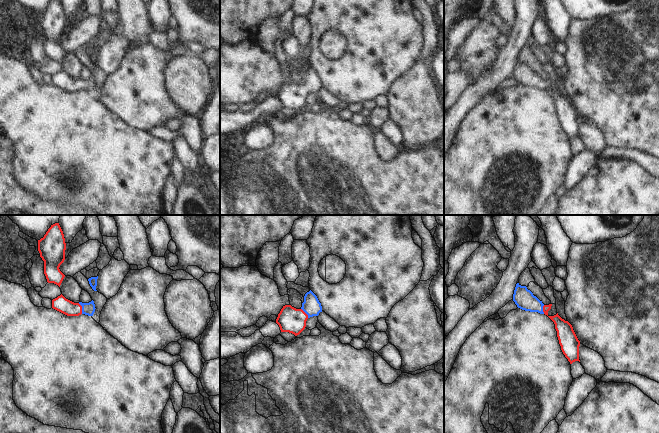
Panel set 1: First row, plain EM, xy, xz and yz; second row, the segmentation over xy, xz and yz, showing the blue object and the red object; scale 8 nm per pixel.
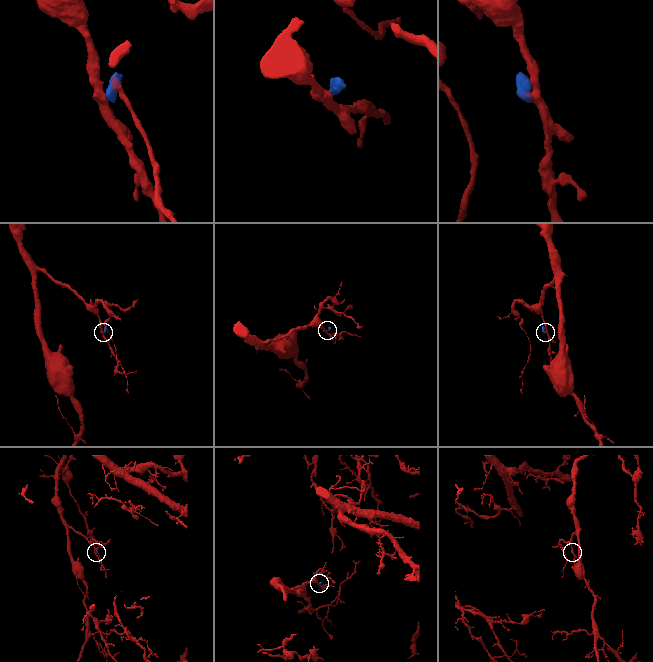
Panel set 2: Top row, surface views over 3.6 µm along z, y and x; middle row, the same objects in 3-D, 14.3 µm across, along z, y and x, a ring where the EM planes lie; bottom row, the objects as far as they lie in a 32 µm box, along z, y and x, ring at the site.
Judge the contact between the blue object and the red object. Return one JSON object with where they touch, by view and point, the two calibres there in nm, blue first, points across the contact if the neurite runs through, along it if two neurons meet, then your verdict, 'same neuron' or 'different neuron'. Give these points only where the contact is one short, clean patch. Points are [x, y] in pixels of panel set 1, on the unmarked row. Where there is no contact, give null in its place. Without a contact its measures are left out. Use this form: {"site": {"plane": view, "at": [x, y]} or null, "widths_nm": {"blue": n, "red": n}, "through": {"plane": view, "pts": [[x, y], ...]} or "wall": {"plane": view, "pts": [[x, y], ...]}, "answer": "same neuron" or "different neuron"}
{"site": {"plane": "xy", "at": [82, 84]}, "widths_nm": {"blue": 100, "red": 120}, "through": {"plane": "xy", "pts": [[89, 84], [82, 84], [68, 84], [61, 80]]}, "answer": "same neuron"}

